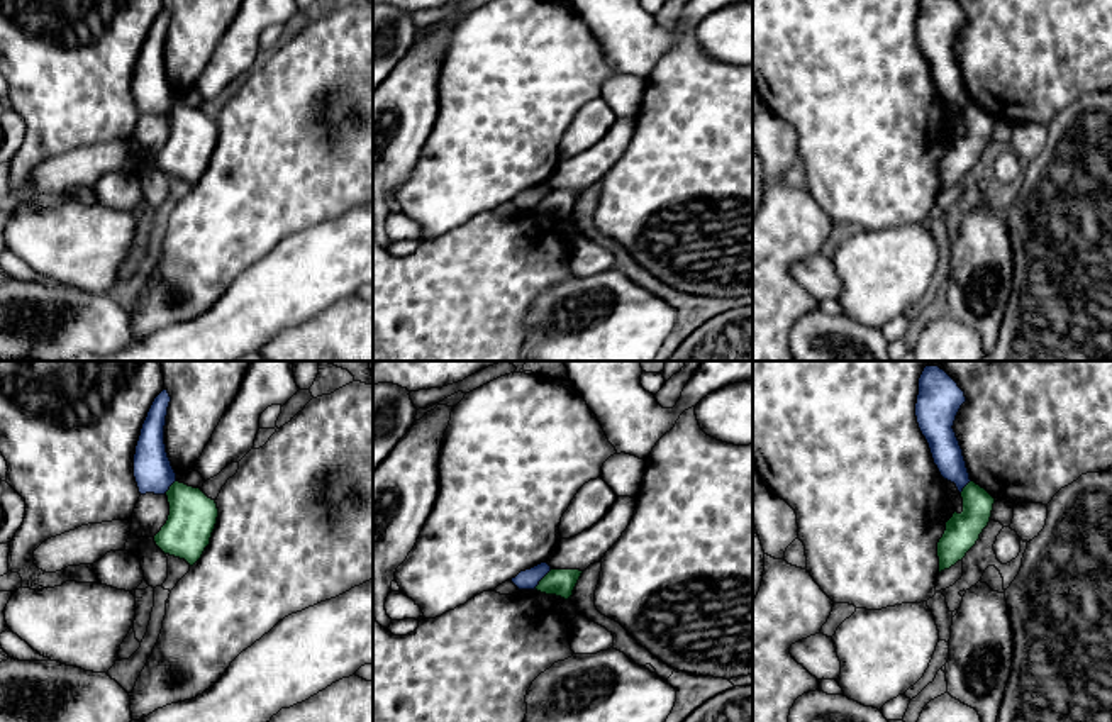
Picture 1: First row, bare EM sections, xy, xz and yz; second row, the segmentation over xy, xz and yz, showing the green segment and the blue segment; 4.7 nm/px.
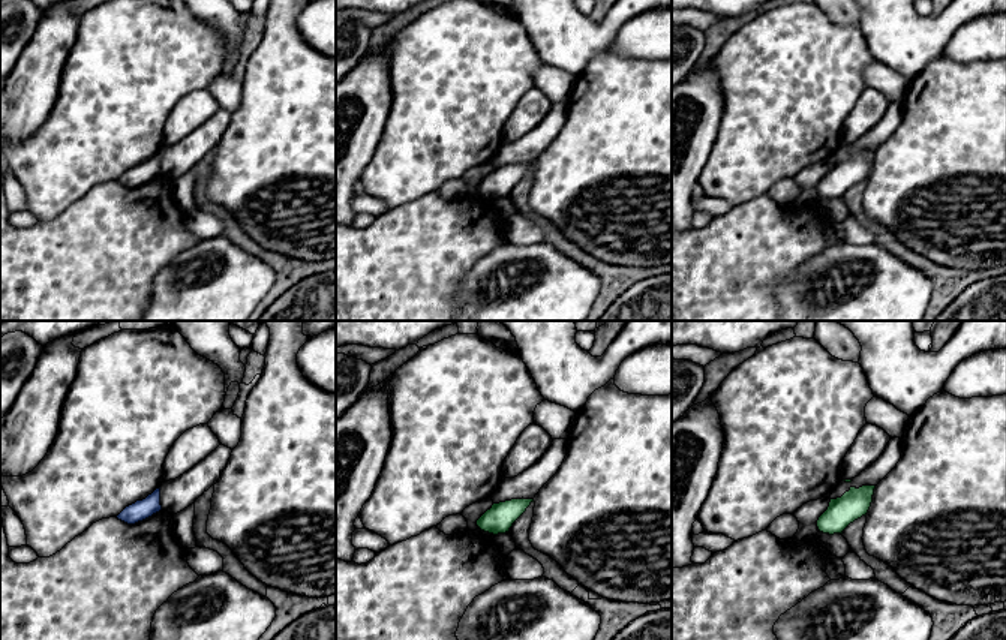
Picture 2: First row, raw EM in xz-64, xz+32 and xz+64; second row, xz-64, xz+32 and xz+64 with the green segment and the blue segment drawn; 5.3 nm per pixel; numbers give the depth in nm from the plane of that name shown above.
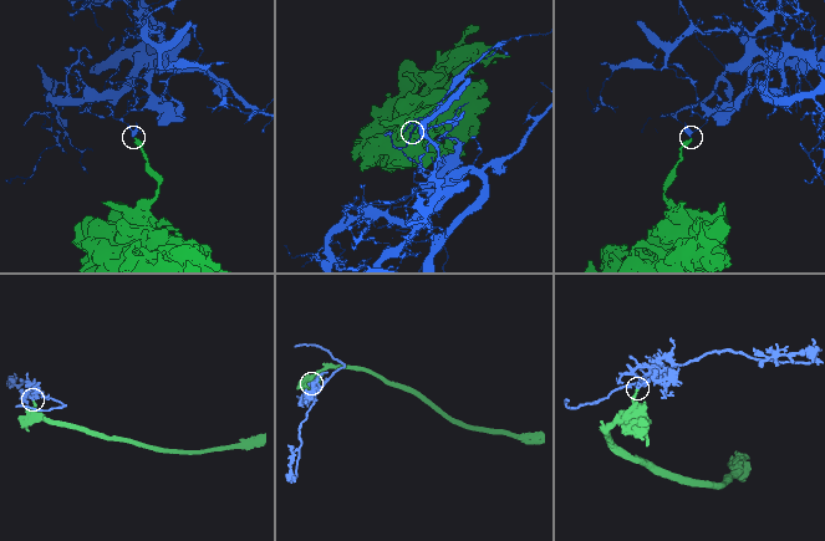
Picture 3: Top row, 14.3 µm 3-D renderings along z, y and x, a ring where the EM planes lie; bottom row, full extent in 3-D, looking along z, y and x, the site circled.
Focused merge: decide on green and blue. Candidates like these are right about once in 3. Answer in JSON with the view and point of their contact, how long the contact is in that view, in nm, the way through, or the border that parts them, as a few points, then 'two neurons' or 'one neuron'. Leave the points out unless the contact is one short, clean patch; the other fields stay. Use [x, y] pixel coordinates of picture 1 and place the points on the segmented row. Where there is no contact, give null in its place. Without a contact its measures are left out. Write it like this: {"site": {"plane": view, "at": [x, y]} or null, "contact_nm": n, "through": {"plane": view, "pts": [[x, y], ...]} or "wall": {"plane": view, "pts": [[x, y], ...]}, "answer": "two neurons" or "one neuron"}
{"site": {"plane": "xz", "at": [541, 580]}, "contact_nm": 130, "wall": {"plane": "xz", "pts": [[551, 570], [534, 588]]}, "answer": "two neurons"}

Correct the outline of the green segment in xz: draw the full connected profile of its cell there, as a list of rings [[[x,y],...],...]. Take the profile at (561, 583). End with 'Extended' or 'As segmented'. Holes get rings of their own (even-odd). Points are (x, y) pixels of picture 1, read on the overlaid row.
[[[551,569],[536,586],[537,591],[556,595],[564,600],[571,598],[573,590],[583,571],[580,569]]]. As segmented

